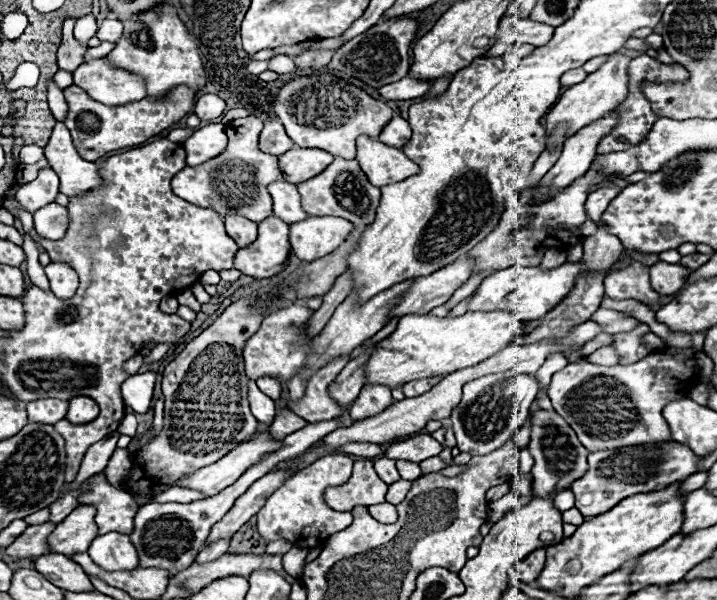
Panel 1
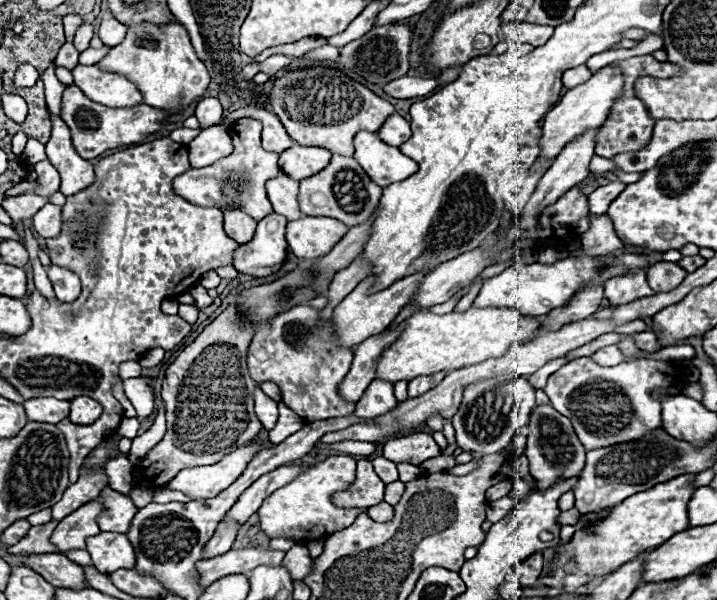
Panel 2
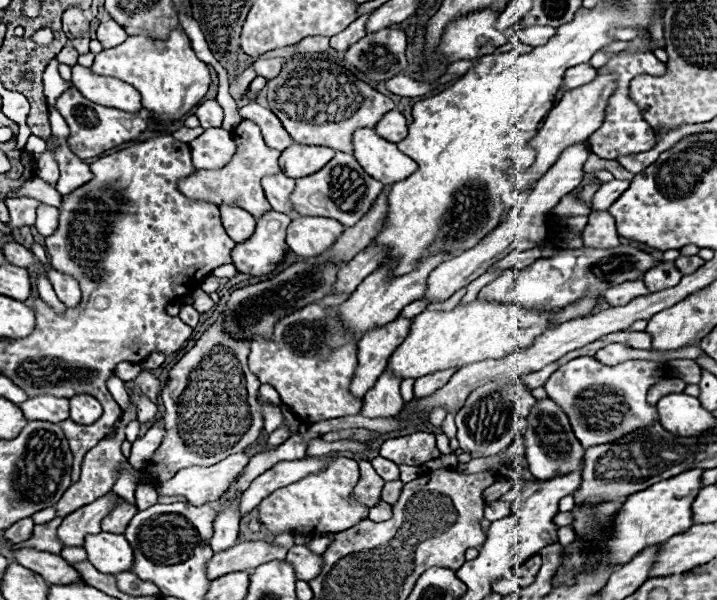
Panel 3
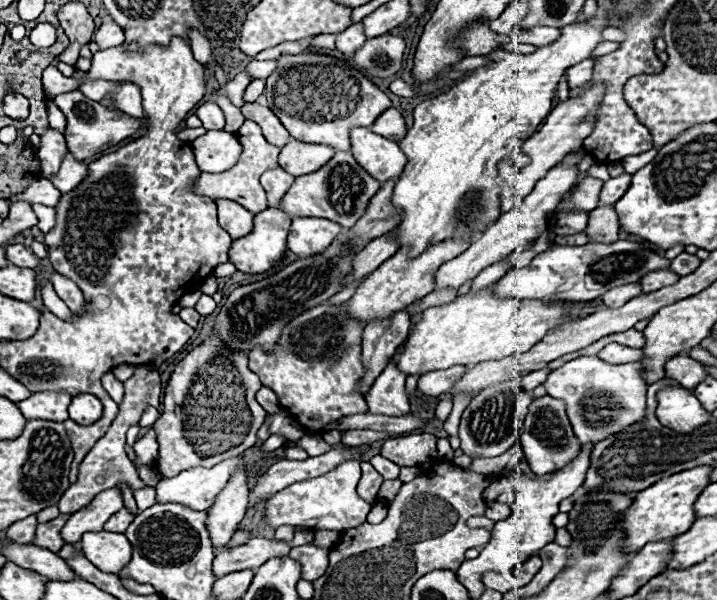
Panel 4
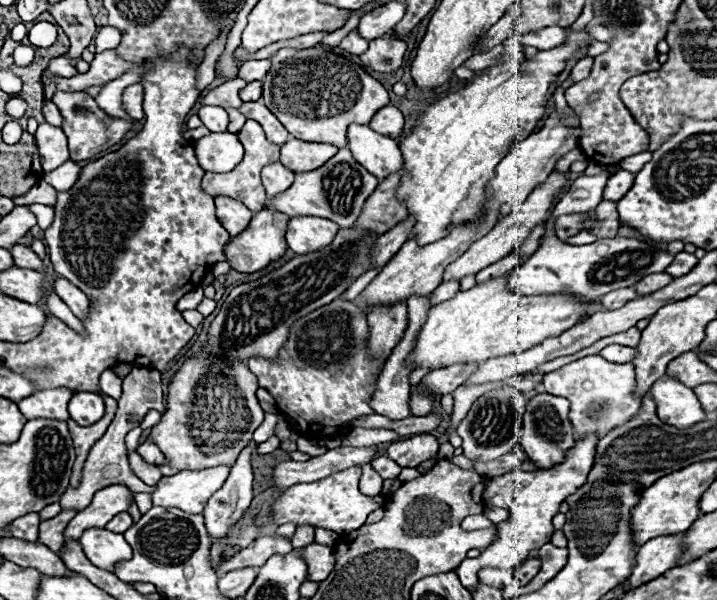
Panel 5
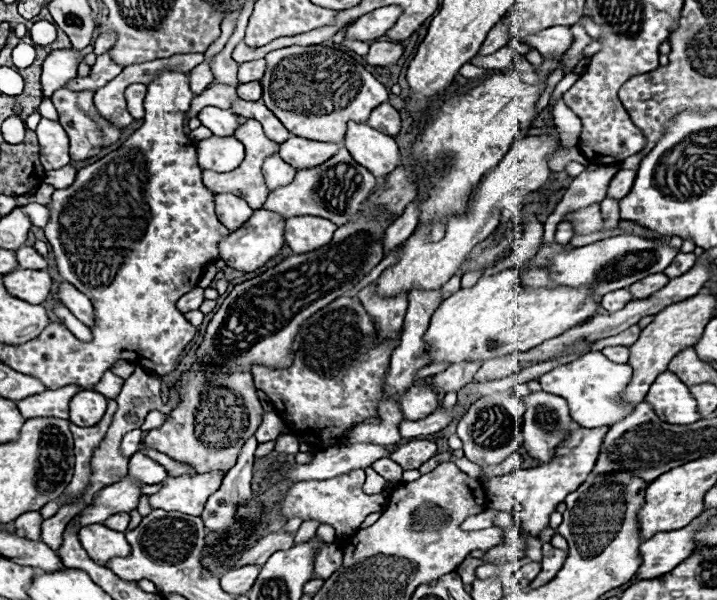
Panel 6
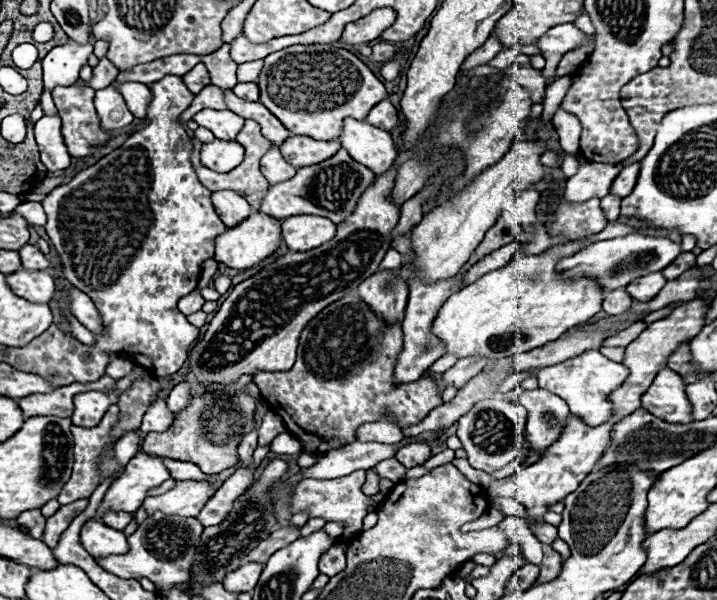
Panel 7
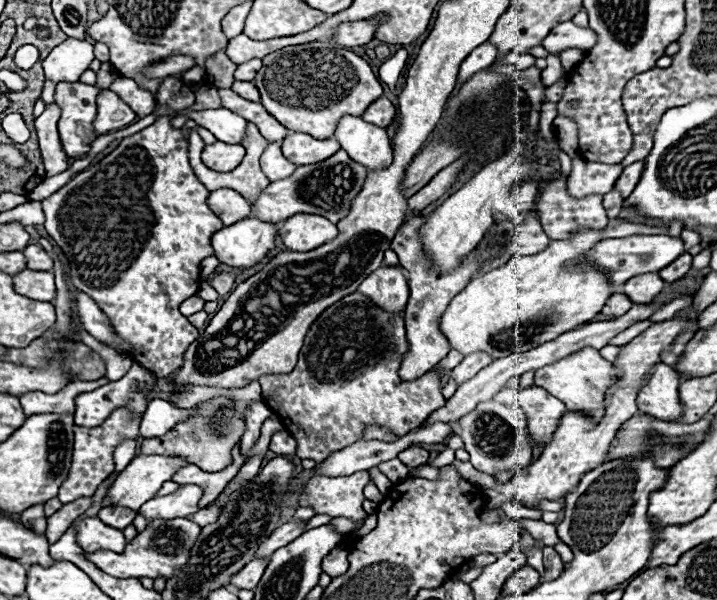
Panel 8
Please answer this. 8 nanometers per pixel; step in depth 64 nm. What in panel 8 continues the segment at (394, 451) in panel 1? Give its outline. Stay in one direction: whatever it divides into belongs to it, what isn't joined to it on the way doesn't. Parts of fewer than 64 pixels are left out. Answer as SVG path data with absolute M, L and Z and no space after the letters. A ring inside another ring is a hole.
M412 446L412 448L406 448L404 452L400 452L398 458L404 460L404 464L408 464L408 468L418 468L428 462L428 450L424 450L420 446Z

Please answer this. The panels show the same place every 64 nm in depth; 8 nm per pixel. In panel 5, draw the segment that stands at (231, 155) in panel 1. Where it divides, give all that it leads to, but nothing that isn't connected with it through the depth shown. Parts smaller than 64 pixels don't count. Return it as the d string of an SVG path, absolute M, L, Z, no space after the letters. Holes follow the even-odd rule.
M246 120L244 128L238 132L238 138L244 144L242 162L232 172L226 172L226 174L210 174L210 172L206 172L204 178L202 178L202 190L208 192L210 196L232 196L232 198L240 200L242 204L246 204L246 208L252 208L252 212L260 212L266 206L266 192L262 188L260 170L264 168L264 164L272 164L272 160L278 160L280 146L268 142L262 128L260 128L260 124L254 122L254 120Z

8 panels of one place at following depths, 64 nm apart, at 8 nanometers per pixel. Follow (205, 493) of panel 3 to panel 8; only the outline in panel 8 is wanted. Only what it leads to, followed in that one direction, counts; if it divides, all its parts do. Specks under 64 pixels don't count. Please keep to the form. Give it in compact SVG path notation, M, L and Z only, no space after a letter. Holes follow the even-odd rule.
M182 484L176 492L166 496L156 496L142 504L138 512L146 516L146 520L156 518L186 518L198 512L198 502L202 498L204 490L196 484Z

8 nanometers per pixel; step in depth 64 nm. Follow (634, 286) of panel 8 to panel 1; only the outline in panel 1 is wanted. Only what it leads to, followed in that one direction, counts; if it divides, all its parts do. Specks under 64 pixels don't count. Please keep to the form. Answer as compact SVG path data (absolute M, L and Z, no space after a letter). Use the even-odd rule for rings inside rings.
M656 262L654 266L650 266L650 282L660 296L672 296L680 292L688 276L690 276L690 270L680 264Z

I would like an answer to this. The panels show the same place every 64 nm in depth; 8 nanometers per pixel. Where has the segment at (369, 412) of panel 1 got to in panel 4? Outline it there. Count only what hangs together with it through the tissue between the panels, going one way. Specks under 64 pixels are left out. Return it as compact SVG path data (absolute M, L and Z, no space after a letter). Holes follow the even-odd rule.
M390 360L386 370L376 378L366 394L368 414L406 416L410 412L410 402L404 392L404 382L406 376L396 368L394 360Z

